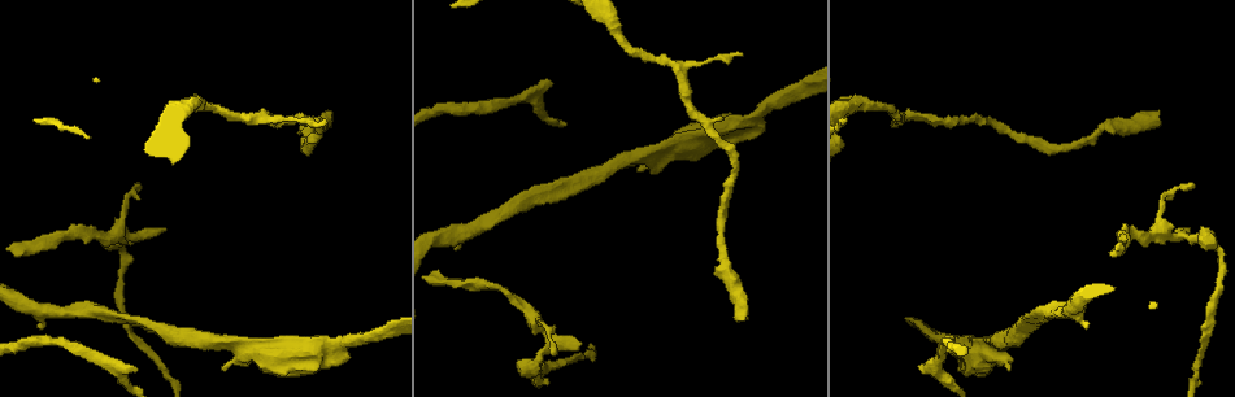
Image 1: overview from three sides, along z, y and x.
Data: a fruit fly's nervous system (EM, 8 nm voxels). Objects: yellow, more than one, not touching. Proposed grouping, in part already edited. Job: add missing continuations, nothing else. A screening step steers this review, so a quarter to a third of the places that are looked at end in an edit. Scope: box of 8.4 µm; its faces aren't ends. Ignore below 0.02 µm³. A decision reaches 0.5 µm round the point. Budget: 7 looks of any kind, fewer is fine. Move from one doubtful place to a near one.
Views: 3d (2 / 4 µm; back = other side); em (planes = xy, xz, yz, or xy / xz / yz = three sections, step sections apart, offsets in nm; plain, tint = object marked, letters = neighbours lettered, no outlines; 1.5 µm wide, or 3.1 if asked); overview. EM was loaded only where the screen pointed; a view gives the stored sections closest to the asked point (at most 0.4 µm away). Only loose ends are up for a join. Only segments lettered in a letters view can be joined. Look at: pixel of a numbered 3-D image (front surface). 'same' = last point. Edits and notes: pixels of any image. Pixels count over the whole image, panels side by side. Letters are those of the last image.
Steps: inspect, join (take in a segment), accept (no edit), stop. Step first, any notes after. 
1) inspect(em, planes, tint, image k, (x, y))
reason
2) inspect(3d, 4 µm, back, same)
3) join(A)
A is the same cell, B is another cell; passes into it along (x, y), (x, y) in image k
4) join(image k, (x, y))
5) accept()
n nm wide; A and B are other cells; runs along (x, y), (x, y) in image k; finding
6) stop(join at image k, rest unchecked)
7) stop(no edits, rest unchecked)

inspect(em, planes, letters, image 1, (923, 372))

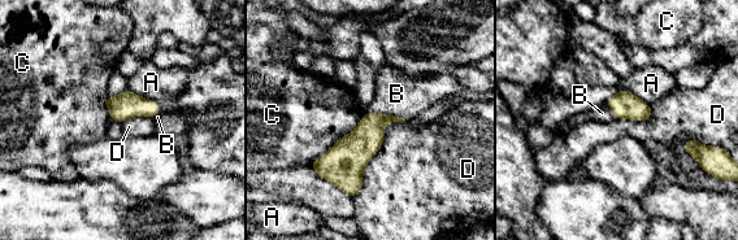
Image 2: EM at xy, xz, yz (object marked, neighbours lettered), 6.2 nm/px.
join(B)
B is the same cell, A, C and D are other cells; passes into it along (360, 145), (385, 114), (396, 94) in image 2; it goes on there

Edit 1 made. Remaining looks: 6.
inspect(3d, 4 µm, image 1, (639, 170))
free end

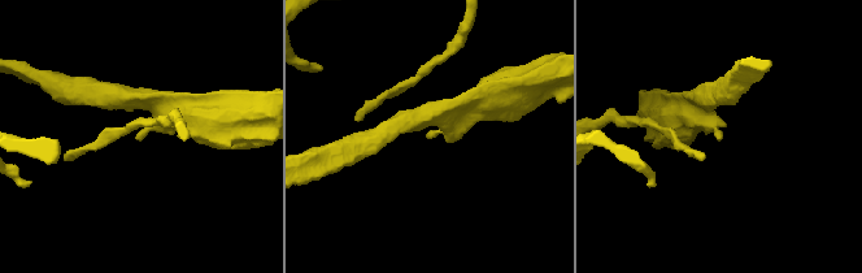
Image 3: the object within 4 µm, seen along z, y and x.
inspect(em, yz, step 4, tint, image 3, (428, 134))

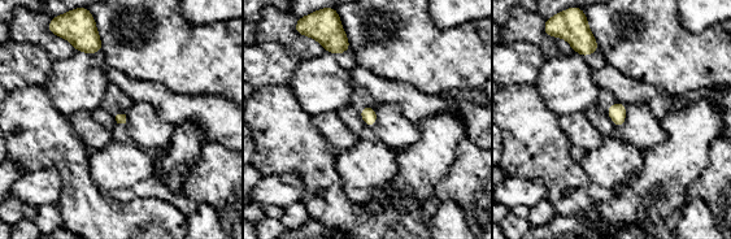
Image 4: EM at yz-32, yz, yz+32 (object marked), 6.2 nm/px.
inspect(em, planes, letters, same)

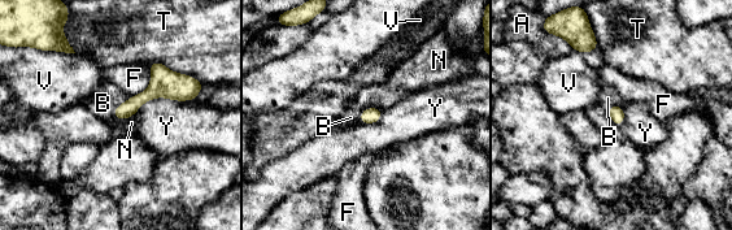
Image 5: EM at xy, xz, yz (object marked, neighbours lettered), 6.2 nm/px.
accept()
Y touches over 400 nm; A, B, F, N, T, V and Y are other cells; no lettered segment goes on from it

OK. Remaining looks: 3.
inspect(em, planes, letters, image 1, (742, 319))
an open end

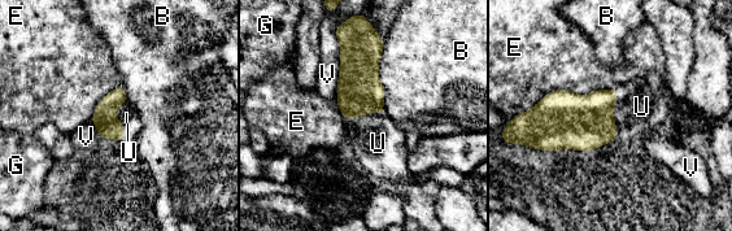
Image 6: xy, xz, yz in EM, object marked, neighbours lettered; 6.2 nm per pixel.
join(U)
E touches over 600 nm; U is the same cell, B, E, G and V are other cells; passes into it along (580, 122), (611, 113), (641, 107) in image 6; it goes on there

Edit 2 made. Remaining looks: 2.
stop(join at image 2, join at image 6, rest unchecked)

